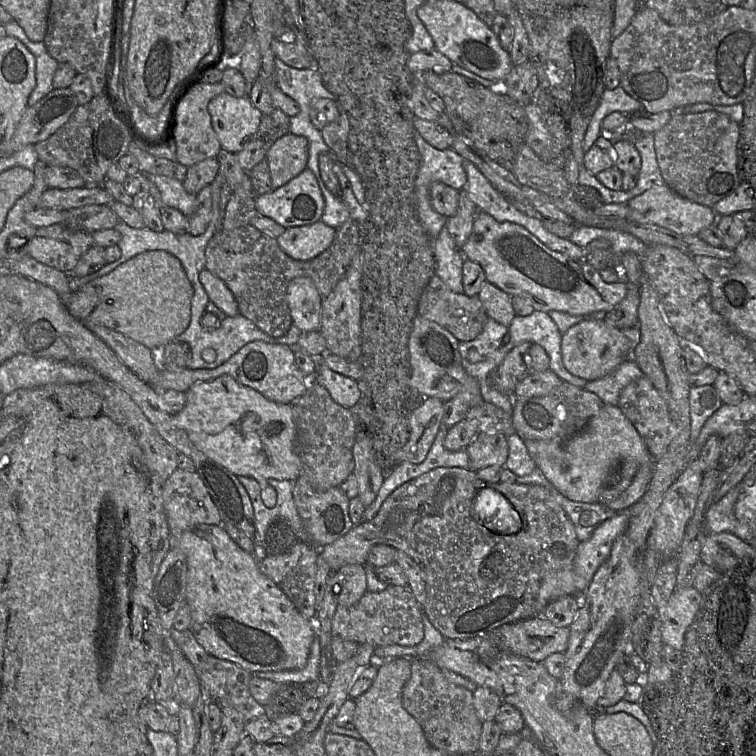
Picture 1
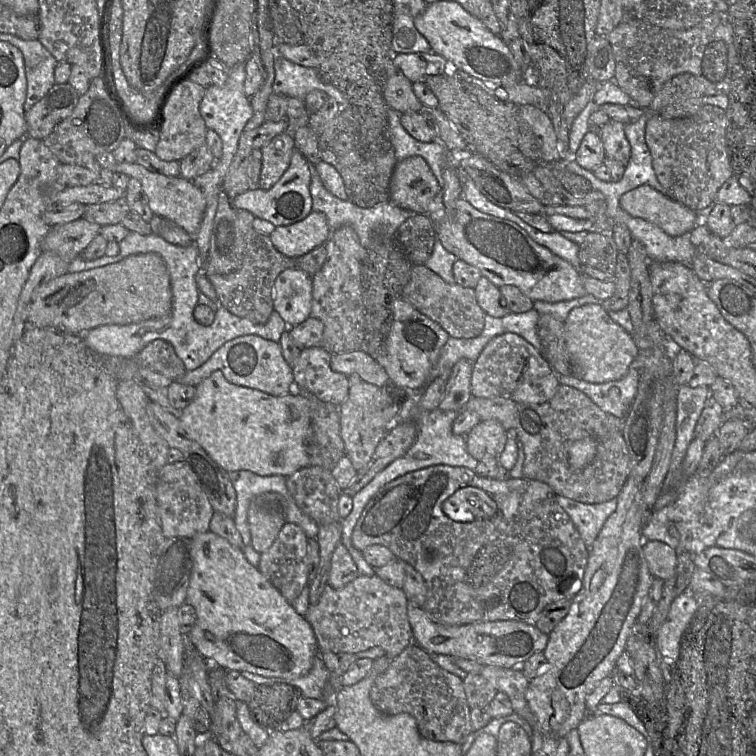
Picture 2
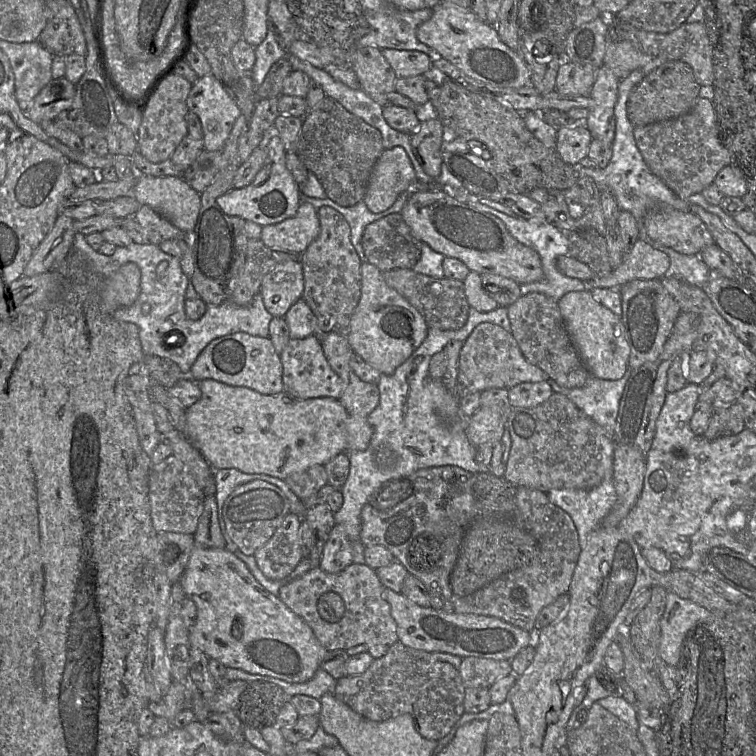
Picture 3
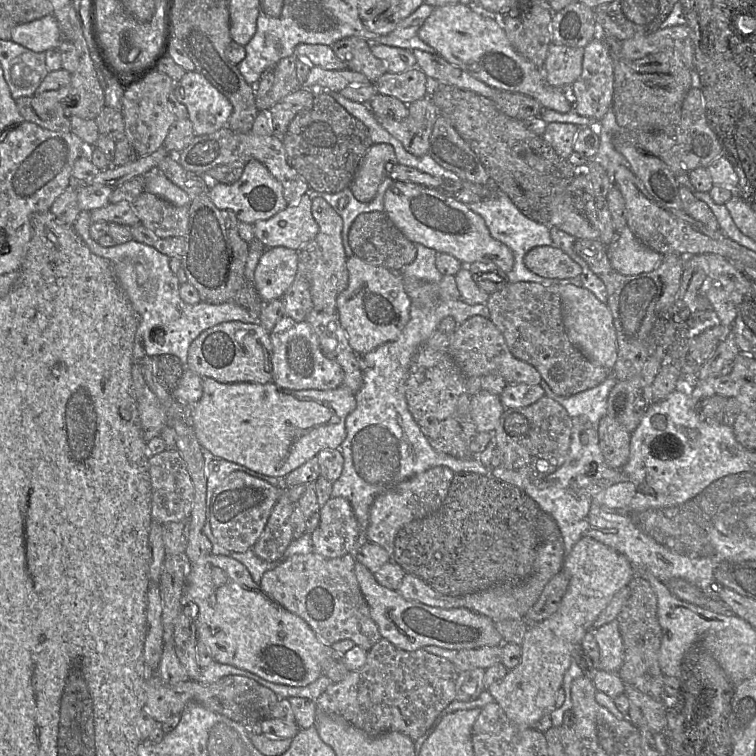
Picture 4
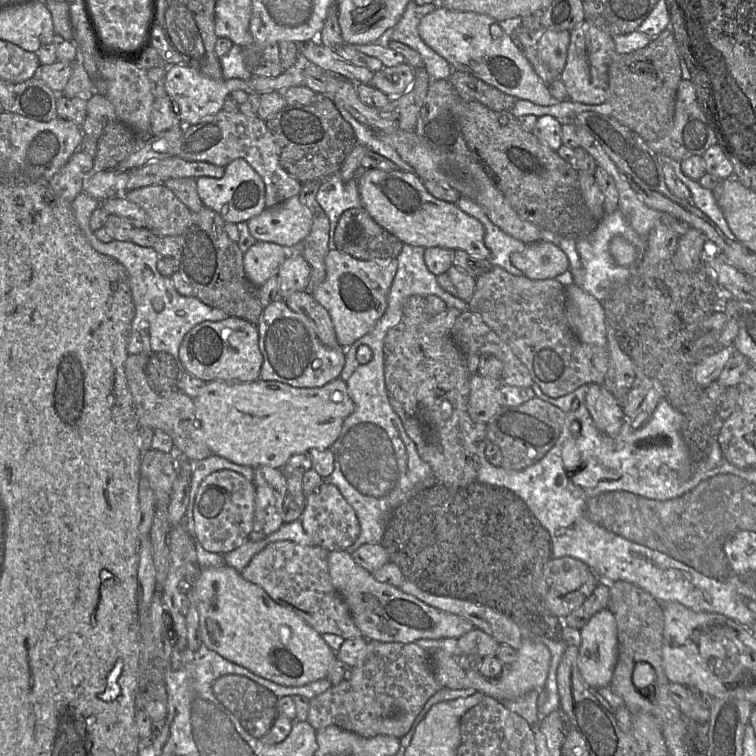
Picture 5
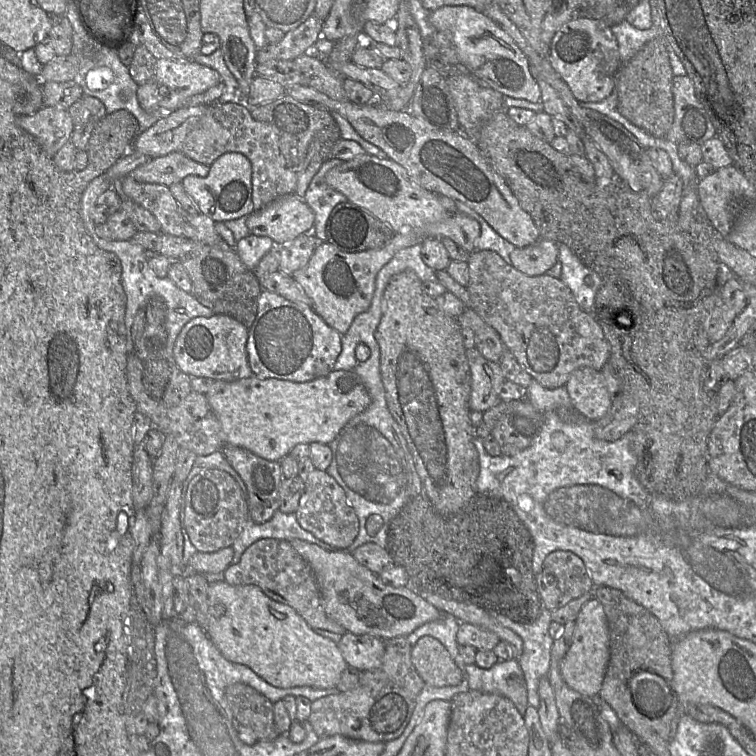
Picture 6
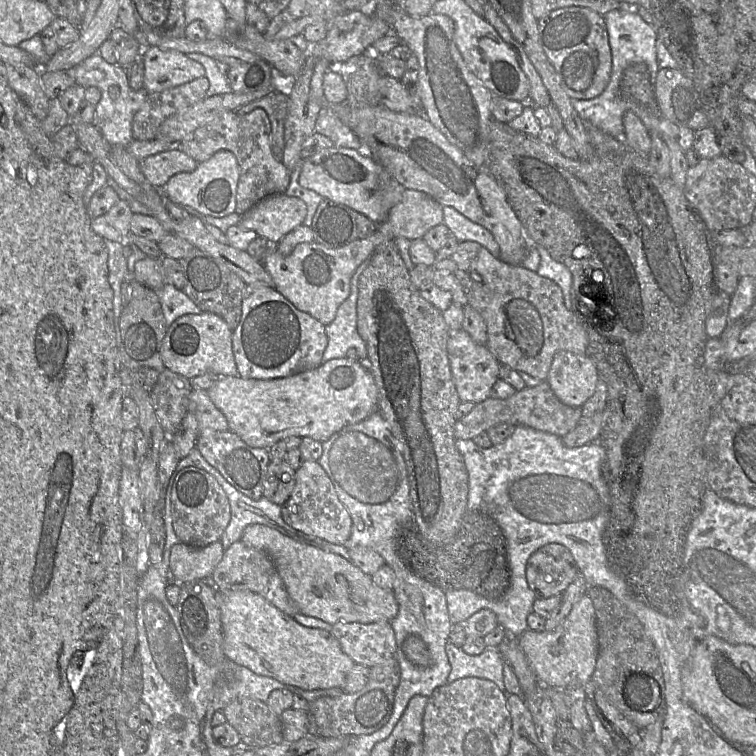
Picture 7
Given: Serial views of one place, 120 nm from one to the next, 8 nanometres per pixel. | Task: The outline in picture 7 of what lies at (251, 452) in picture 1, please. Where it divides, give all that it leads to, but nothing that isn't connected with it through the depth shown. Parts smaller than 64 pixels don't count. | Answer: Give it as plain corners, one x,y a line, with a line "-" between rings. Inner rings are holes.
347,357
323,362
316,369
285,378
221,377
207,391
225,415
229,431
250,447
266,450
291,436
326,442
346,426
359,423
378,411
378,391
371,371
362,361

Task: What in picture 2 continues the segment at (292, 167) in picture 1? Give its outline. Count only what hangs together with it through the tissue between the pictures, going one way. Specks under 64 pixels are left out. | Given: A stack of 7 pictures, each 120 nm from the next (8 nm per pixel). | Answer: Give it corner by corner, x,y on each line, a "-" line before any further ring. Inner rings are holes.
290,132
277,135
260,149
262,168
259,189
270,189
282,177
295,150
295,141

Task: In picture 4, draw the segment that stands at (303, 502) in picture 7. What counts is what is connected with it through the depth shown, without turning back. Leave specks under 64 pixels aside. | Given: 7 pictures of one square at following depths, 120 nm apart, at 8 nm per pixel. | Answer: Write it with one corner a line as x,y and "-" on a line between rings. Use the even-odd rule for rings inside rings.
332,497
319,510
319,524
310,534
313,552
324,558
349,554
359,534
359,524
351,504
342,497

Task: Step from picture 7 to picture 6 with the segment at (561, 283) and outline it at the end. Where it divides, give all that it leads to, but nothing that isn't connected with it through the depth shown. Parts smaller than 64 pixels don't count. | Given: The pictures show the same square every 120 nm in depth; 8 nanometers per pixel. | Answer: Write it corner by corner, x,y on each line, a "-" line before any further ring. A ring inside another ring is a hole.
558,245
562,272
559,278
571,291
575,302
586,313
593,314
595,296
601,285
600,276
586,267
566,245

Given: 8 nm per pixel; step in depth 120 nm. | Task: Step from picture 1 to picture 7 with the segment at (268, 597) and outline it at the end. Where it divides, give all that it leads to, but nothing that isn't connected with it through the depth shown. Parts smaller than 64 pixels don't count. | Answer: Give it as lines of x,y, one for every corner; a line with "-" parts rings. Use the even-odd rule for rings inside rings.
251,591
220,592
220,605
223,651
227,659
248,668
257,675
273,678
285,686
302,690
342,689
346,676
355,663
343,652
331,632
301,625
265,598

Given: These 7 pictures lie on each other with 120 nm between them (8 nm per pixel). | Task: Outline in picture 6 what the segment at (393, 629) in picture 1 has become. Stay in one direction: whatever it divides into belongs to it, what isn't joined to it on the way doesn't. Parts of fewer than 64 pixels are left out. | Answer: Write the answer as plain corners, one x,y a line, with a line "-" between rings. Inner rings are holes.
260,539
250,545
236,564
223,572
224,581
232,585
255,585
269,598
292,607
312,629
327,630
342,636
347,630
329,618
322,606
320,590
310,565
289,541

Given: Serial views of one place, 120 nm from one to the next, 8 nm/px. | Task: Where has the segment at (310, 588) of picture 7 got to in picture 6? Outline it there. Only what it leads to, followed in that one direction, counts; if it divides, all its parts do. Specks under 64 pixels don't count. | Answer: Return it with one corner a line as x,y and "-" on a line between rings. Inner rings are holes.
288,541
312,568
325,613
348,632
383,640
407,637
418,627
439,619
443,614
408,587
385,585
347,550
328,551
307,541

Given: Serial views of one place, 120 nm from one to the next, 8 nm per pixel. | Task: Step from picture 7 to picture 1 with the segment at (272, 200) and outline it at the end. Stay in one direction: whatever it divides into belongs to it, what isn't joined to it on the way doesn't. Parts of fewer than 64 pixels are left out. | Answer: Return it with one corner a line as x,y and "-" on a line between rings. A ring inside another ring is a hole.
318,221
314,224
289,227
276,238
281,250
294,260
310,260
332,243
336,229

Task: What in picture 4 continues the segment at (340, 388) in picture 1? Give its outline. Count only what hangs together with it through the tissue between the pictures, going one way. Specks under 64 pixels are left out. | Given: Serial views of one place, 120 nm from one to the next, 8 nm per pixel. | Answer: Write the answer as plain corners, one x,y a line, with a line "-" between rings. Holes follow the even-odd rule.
284,316
269,335
273,347
272,383
294,391
332,390
343,385
344,372
341,366
322,353
308,323
296,322

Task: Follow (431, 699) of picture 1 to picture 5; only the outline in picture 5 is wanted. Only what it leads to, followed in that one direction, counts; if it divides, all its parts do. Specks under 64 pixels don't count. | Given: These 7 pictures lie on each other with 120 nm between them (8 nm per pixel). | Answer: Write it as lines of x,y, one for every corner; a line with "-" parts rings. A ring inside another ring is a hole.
368,640
366,657
361,664
352,668
350,677
310,700
307,722
316,732
328,726
336,726
363,738
393,736
401,739
409,732
426,702
440,689
430,665
428,652
415,643

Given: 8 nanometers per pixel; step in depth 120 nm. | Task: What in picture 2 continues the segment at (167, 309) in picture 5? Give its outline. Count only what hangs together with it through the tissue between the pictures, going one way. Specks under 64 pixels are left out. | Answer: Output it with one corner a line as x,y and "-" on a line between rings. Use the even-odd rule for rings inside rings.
129,232
119,244
119,254
113,257
103,256
96,260
85,260
82,255
77,256
68,266
68,272
76,273
118,263
123,259
137,254
155,253
165,262
170,274
172,289
172,309
169,315
153,318
127,325
104,325
94,328
82,335
86,345
96,353
108,356
134,358
146,345
162,340
170,343
177,356
183,362
186,371
192,371
203,365
210,356
226,342
244,335
256,335
266,340
279,343
281,335
288,328
287,323
273,311
263,324
254,323
248,319
238,317
220,306
215,312
214,322
210,326
202,326
194,318
194,309
198,305
199,289
196,275
201,271
201,255
194,238
188,246
178,246
164,240
160,235
141,235

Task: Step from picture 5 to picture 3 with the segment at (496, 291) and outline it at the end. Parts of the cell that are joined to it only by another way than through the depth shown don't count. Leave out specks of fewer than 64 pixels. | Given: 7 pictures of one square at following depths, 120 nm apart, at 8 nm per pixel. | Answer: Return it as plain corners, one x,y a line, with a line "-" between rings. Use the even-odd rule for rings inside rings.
531,292
523,294
508,306
507,312
511,325
510,332
530,363
540,367
562,387
578,388
587,382
591,374
568,335
556,300
542,293

